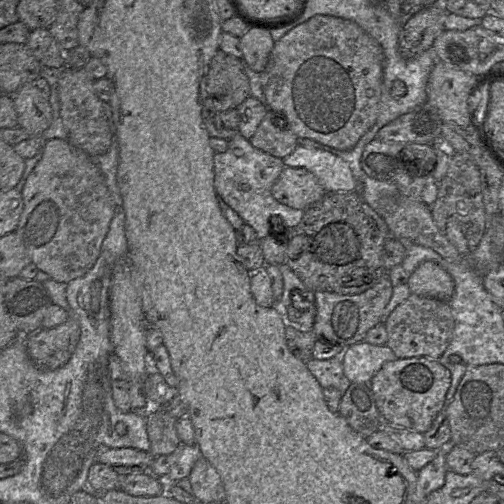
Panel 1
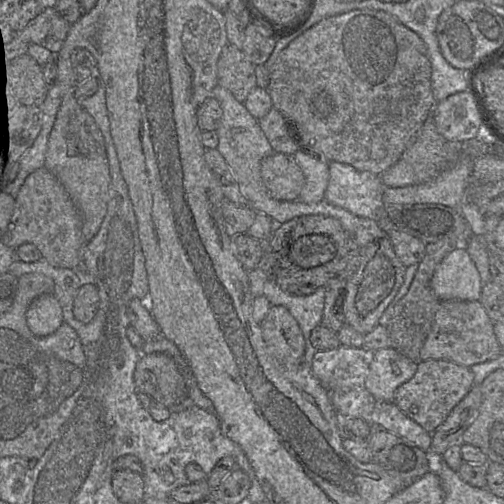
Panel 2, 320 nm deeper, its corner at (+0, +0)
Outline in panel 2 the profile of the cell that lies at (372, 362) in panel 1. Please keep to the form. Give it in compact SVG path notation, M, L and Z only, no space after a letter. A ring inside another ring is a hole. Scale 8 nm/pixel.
M391 347L374 352L373 360L365 379L365 386L374 398L393 402L396 389L410 380L417 370L412 361Z

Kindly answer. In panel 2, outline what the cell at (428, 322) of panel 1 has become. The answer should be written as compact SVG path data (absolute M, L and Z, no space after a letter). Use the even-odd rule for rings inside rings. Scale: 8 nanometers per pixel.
M441 301L431 331L420 350L419 361L447 360L470 367L495 359L501 354L501 347L493 324L480 301Z

